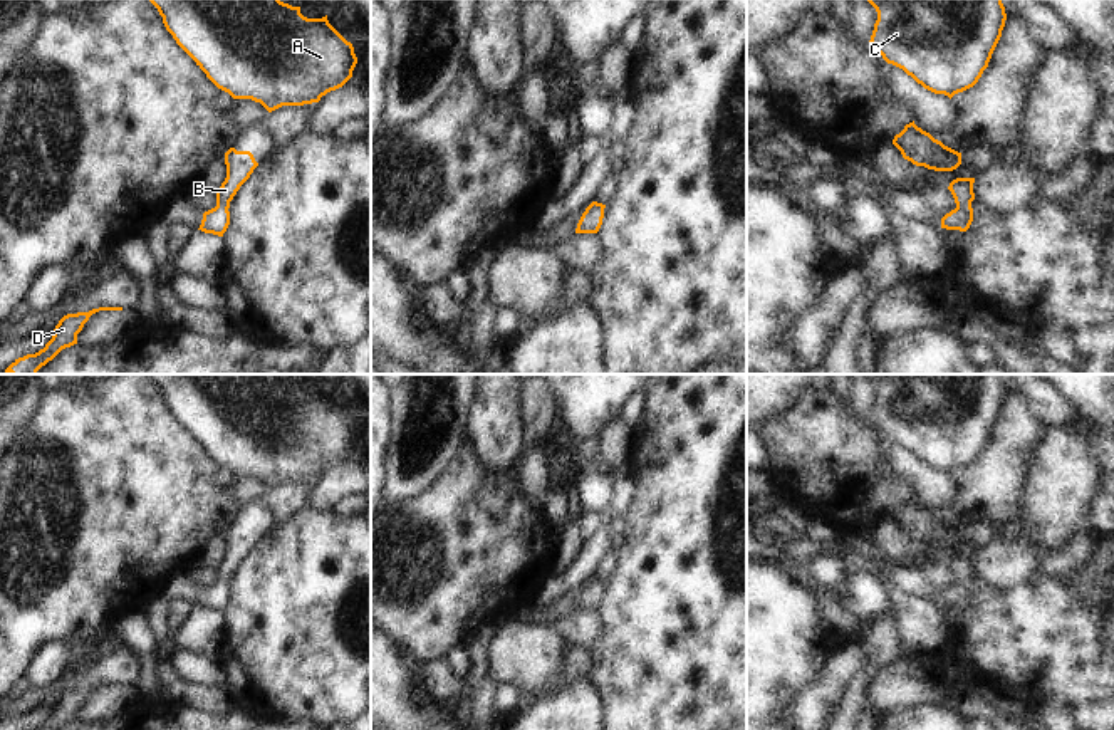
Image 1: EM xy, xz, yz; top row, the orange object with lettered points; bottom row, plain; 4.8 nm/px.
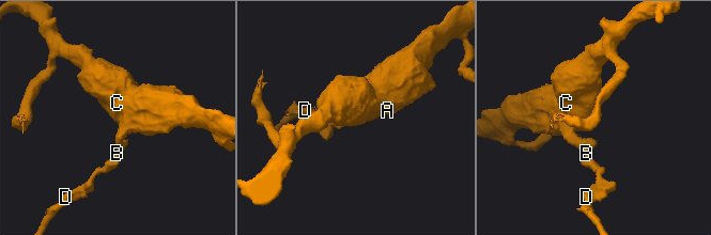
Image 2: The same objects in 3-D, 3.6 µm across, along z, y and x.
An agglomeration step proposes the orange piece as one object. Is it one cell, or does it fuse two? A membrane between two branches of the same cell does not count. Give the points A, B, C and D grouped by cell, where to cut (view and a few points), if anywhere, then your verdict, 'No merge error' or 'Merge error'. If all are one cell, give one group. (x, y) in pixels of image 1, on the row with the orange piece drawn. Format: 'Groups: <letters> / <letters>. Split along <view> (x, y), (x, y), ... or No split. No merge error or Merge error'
Groups: A B C D. No split. No merge error

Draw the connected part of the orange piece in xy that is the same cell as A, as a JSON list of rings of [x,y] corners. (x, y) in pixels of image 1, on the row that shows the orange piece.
[[[149,0],[166,30],[206,77],[233,99],[252,99],[268,112],[319,102],[342,87],[357,64],[354,47],[327,20],[307,18],[280,0]]]

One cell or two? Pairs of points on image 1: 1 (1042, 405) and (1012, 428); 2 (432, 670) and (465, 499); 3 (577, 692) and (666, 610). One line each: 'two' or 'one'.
1: two
2: two
3: two

